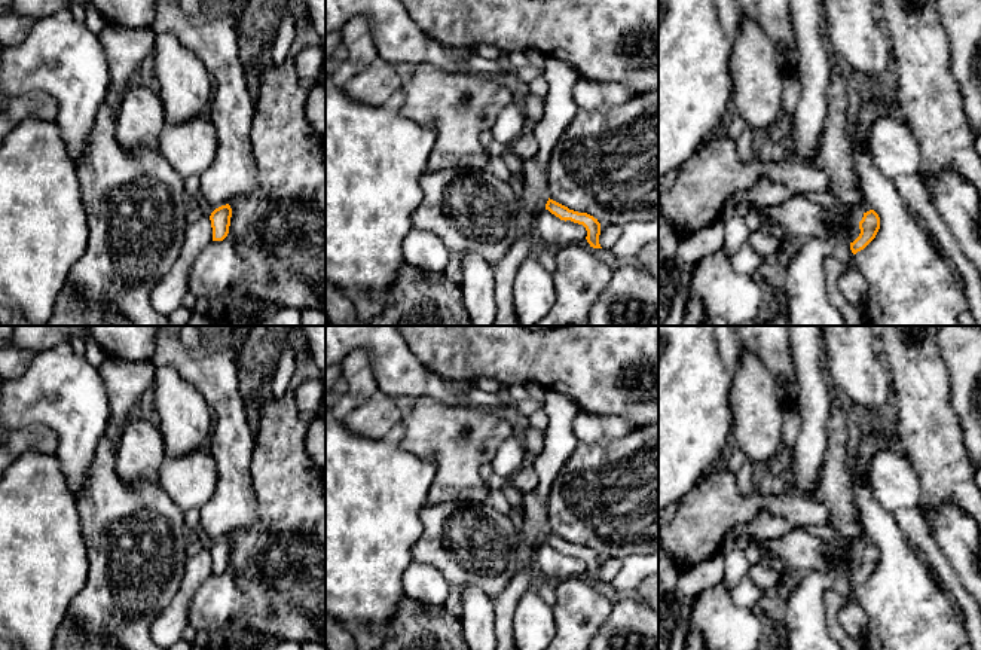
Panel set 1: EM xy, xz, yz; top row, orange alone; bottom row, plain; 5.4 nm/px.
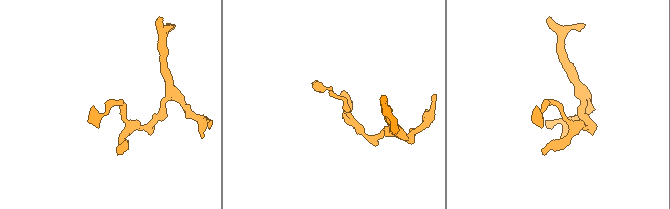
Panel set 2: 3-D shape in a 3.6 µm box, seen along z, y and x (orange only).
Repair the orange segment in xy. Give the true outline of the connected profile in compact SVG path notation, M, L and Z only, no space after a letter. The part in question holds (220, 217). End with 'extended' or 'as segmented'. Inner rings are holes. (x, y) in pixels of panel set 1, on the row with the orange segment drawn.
M229 204L216 208L211 216L213 241L223 241L229 234L232 208Z | as segmented

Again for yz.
M874 210L864 213L862 220L859 222L861 234L850 242L850 250L853 254L864 250L877 235L880 229L880 217Z | as segmented

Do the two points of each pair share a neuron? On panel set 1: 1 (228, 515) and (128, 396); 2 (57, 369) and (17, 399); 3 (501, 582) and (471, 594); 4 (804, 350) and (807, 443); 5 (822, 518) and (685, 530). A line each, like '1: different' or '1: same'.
1: different
2: same
3: different
4: same
5: same

